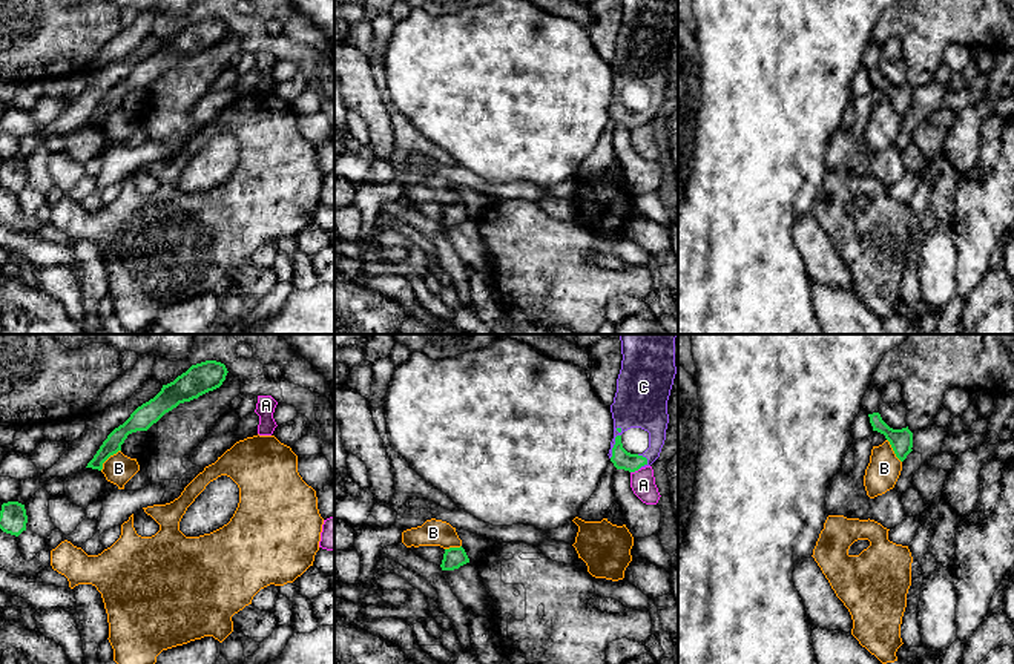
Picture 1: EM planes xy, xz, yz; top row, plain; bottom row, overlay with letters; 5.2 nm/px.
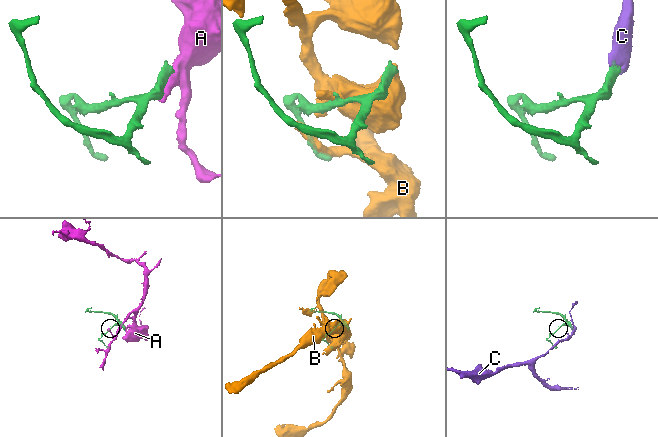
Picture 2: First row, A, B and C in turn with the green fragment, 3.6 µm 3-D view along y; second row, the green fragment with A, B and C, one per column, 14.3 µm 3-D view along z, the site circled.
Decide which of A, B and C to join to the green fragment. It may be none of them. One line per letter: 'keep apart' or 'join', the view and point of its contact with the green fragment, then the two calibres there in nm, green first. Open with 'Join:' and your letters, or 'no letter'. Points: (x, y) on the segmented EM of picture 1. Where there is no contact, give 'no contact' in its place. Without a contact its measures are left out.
Join: C
A: keep apart | xz (634, 471) | 100/130 nm
B: keep apart | xy (108, 457) | 110/160 nm
C: join | xz (615, 442) | 100/280 nm

